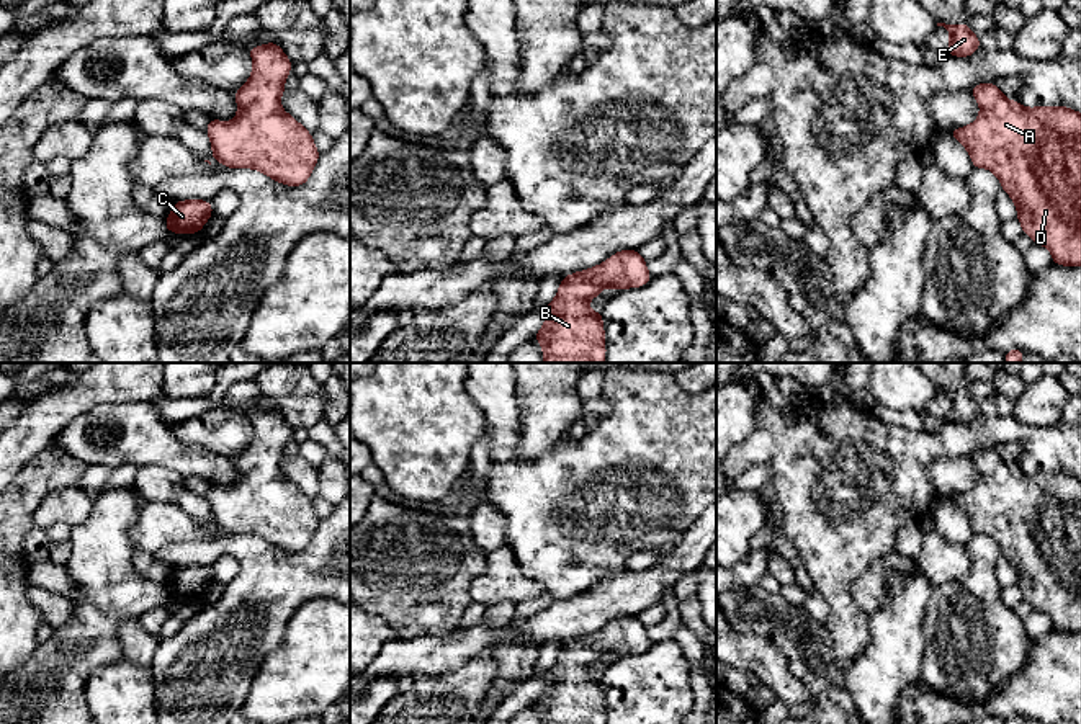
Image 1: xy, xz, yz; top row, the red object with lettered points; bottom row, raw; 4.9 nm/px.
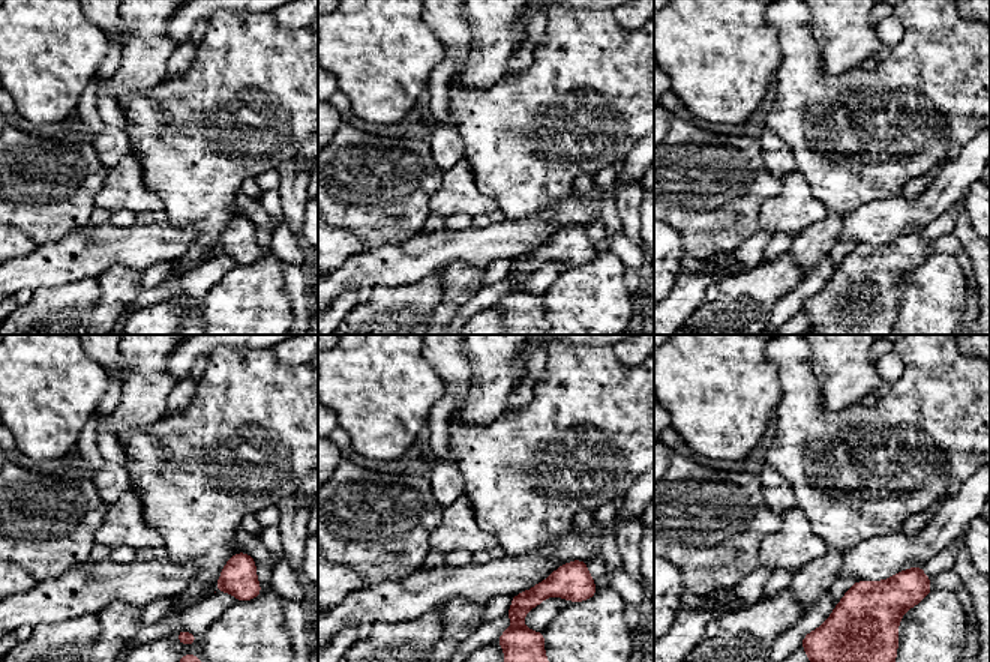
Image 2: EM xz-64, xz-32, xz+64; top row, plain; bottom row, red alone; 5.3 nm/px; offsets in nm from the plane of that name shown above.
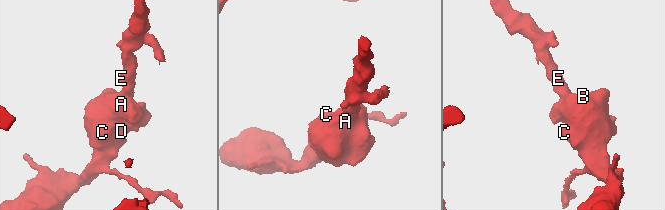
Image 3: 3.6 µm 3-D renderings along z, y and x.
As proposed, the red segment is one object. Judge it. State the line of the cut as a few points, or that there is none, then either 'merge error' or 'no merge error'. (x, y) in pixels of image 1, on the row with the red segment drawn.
cut none; no merge error

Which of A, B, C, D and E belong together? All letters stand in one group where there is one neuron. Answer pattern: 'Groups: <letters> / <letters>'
Groups: A B C D E

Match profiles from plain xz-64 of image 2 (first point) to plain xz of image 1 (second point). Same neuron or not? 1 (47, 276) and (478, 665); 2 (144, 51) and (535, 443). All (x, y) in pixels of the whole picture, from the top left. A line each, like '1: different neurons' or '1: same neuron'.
1: different neurons
2: same neuron

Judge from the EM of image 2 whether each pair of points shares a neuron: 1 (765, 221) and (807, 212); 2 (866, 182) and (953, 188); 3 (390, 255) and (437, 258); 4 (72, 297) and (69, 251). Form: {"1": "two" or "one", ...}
{"1": "one", "2": "two", "3": "one", "4": "two"}

